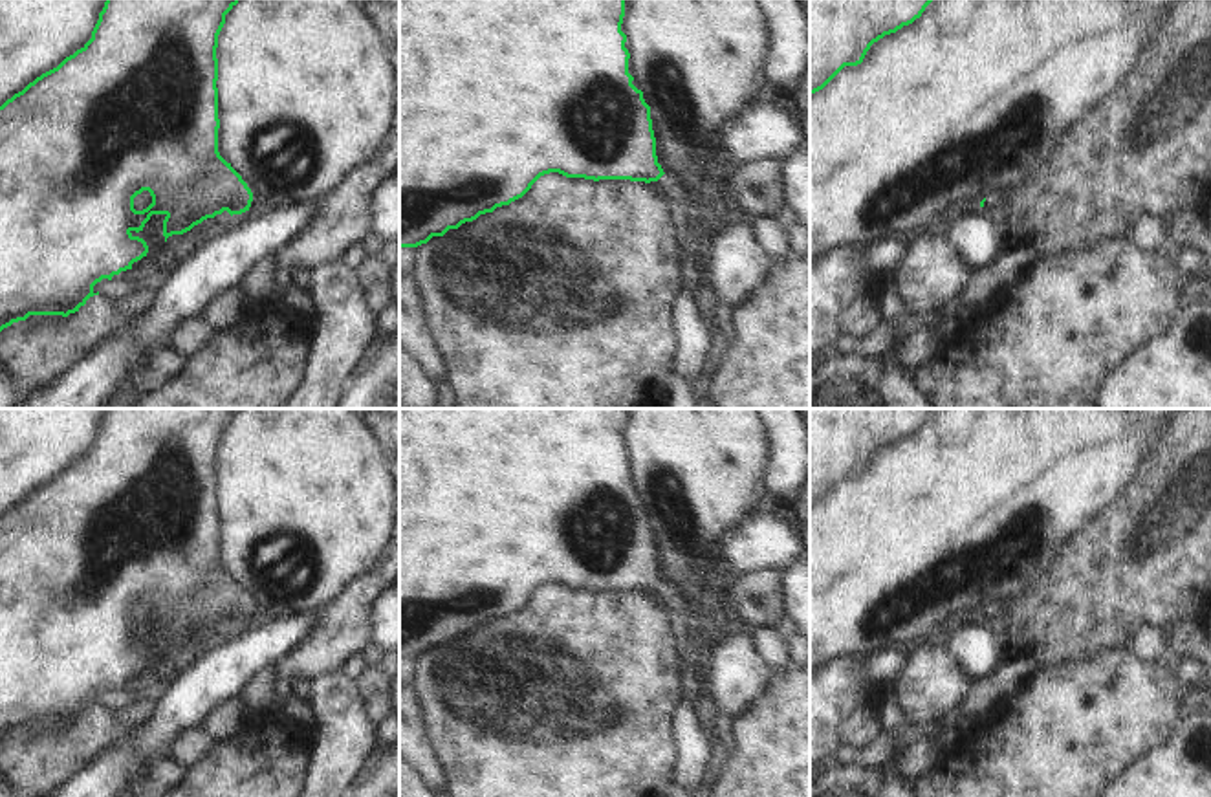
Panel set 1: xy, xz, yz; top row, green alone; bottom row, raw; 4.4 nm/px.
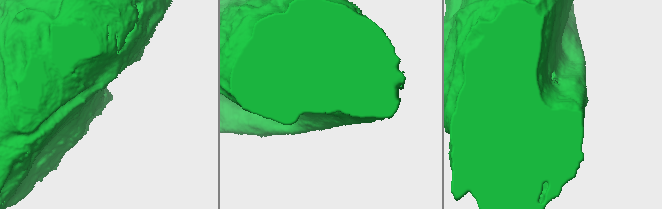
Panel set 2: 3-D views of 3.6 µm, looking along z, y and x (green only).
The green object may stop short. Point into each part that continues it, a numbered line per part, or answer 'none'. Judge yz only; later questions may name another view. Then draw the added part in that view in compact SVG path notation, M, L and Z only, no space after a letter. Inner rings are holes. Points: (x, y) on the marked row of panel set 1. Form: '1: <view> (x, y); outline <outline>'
1: yz (993, 202); outline M989 192L986 196L986 202L984 202L982 209L997 216L998 211L1004 207L1004 203L1006 203L1004 194L1000 194L1000 192Z

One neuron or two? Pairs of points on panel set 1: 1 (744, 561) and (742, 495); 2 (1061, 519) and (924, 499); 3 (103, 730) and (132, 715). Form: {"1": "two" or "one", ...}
{"1": "two", "2": "one", "3": "two"}

